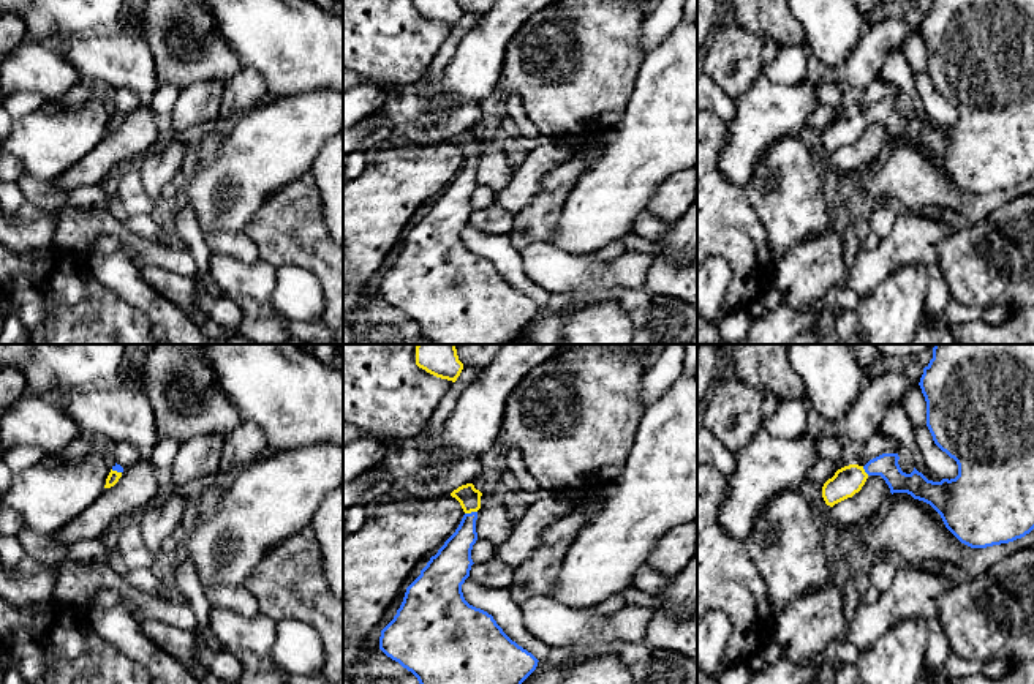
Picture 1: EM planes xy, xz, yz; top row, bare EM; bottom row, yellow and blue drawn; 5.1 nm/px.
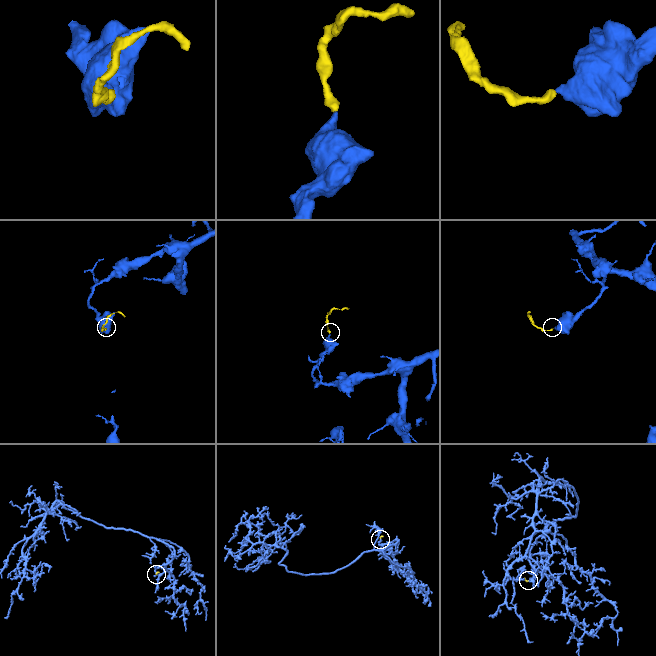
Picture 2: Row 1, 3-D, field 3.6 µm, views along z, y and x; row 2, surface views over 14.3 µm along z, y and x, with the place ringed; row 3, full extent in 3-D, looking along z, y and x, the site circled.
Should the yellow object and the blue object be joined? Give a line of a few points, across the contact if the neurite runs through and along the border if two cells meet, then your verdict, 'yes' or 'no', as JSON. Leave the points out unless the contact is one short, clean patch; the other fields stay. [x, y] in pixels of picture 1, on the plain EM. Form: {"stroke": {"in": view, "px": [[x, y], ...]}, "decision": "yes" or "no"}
{"stroke": {"in": "xz", "px": [[467, 141], [470, 144], [470, 158], [465, 182], [454, 204]]}, "decision": "yes"}

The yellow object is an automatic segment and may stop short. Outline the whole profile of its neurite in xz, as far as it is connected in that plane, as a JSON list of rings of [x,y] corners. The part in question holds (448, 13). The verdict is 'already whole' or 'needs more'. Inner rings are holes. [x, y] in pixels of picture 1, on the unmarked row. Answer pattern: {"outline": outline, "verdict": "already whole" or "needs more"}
{"outline": [[[416,0],[416,11],[436,24],[452,28],[463,16],[457,0]]], "verdict": "already whole"}

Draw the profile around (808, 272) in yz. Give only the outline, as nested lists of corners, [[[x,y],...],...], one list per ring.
[[[825,234],[791,248],[775,262],[773,284],[794,308],[813,306],[847,275],[840,235]]]

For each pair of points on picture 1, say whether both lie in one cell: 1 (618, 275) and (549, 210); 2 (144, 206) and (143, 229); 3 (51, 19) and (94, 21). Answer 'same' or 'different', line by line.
1: different
2: different
3: same

